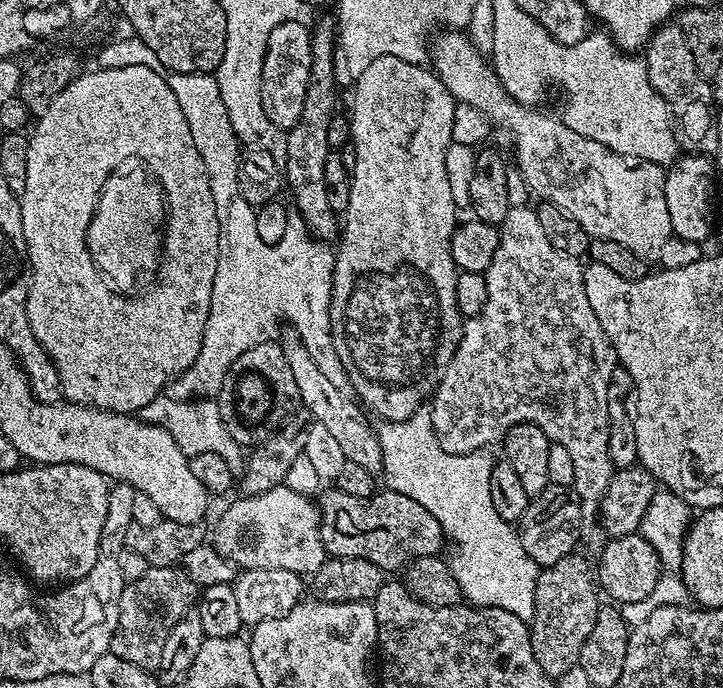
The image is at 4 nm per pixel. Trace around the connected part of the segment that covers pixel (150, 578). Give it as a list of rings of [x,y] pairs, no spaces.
[[[148,567],[146,574],[142,574],[142,578],[138,578],[138,582],[130,582],[124,585],[122,602],[118,606],[118,626],[114,630],[114,638],[112,639],[112,653],[118,658],[126,658],[126,662],[134,662],[134,666],[142,666],[149,670],[159,669],[162,646],[166,642],[170,630],[174,630],[177,622],[183,616],[188,615],[197,600],[198,589],[195,582],[179,567]]]

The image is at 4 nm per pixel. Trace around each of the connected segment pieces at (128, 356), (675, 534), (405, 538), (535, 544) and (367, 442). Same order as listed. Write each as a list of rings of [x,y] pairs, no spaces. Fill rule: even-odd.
[[[146,66],[91,71],[68,83],[35,121],[36,129],[28,136],[26,190],[20,195],[30,269],[26,318],[33,341],[39,347],[41,344],[56,363],[65,401],[87,404],[105,412],[136,414],[161,395],[198,356],[218,266],[218,214],[214,214],[214,194],[210,194],[210,178],[202,154],[198,154],[198,146],[190,138],[190,126],[186,126],[182,106],[178,106],[177,89],[171,88],[160,72]],[[124,156],[144,156],[146,163],[160,172],[162,186],[168,188],[168,277],[162,278],[160,292],[148,296],[148,300],[104,292],[104,284],[96,280],[96,271],[88,264],[88,252],[85,252],[88,227],[99,202],[100,189],[112,164],[124,160]]]
[[[658,490],[654,494],[650,506],[646,506],[646,514],[640,523],[639,533],[646,538],[646,542],[650,542],[650,546],[654,546],[654,550],[658,550],[661,569],[665,573],[672,572],[672,576],[668,576],[668,574],[660,575],[658,586],[654,586],[654,590],[650,590],[650,594],[646,594],[646,598],[642,598],[642,602],[623,605],[624,621],[630,626],[640,624],[644,619],[649,618],[652,611],[659,607],[664,607],[667,604],[683,605],[689,599],[688,588],[676,573],[679,573],[682,566],[684,539],[688,533],[688,525],[692,523],[693,519],[693,509],[688,507],[687,502],[678,498],[678,494],[667,490]]]
[[[332,486],[329,492],[319,493],[318,511],[324,551],[329,557],[366,558],[366,562],[374,562],[386,574],[399,573],[419,556],[441,555],[440,547],[446,544],[438,518],[426,506],[418,506],[414,498],[391,490],[377,491],[367,500],[342,494],[342,490]]]
[[[548,484],[542,494],[529,499],[522,518],[518,521],[520,541],[530,558],[540,568],[554,566],[554,562],[573,555],[580,540],[580,524],[584,520],[584,508],[575,487],[567,488]]]
[[[285,327],[279,333],[278,343],[286,354],[286,362],[290,365],[290,374],[294,374],[294,382],[298,386],[298,394],[300,395],[299,403],[302,405],[303,411],[307,412],[315,423],[326,426],[327,432],[337,440],[342,454],[346,454],[346,458],[350,462],[355,462],[357,466],[363,466],[364,469],[370,470],[373,474],[379,473],[384,467],[382,446],[380,445],[379,431],[374,427],[374,424],[372,428],[371,422],[368,421],[369,413],[355,399],[352,401],[332,381],[335,379],[325,369],[318,366],[318,362],[308,352],[305,337],[297,334],[295,328]]]

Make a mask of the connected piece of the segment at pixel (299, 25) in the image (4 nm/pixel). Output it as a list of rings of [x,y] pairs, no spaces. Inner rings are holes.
[[[291,20],[282,22],[282,26],[274,26],[264,54],[262,106],[270,122],[285,130],[295,126],[302,115],[302,106],[306,103],[306,86],[310,82],[312,61],[312,32],[306,25],[304,20]]]

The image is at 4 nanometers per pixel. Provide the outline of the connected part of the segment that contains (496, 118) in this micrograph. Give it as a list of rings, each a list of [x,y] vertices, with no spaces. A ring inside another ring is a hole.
[[[444,30],[437,35],[430,44],[430,64],[437,76],[450,90],[454,99],[469,109],[484,113],[493,125],[501,124],[512,131],[512,140],[516,143],[516,164],[519,175],[523,176],[525,184],[533,193],[541,197],[541,201],[558,206],[574,218],[586,230],[592,240],[609,240],[622,242],[626,250],[635,256],[656,258],[668,239],[674,236],[671,226],[670,210],[667,209],[665,169],[658,164],[647,162],[633,163],[631,168],[625,157],[617,156],[602,142],[594,142],[594,138],[586,138],[582,134],[574,134],[564,125],[563,119],[546,116],[542,112],[535,112],[535,107],[519,104],[508,93],[495,74],[495,71],[484,56],[463,36],[460,30]]]

